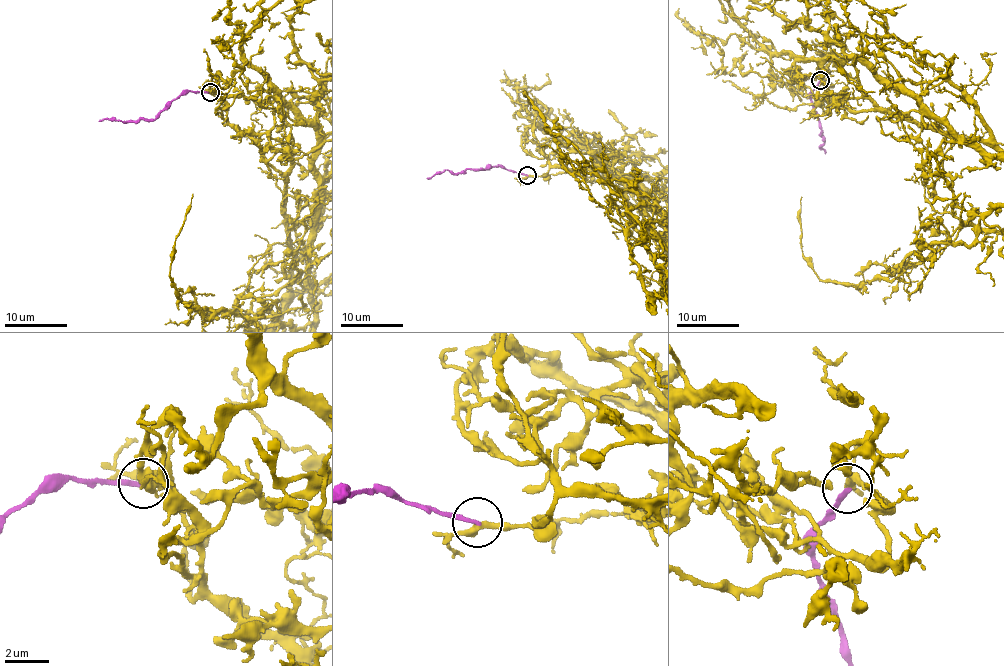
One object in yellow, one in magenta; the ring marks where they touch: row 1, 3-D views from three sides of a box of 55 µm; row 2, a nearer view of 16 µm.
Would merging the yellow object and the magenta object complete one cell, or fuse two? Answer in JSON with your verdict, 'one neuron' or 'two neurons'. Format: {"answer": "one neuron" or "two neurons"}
{"answer": "two neurons"}

